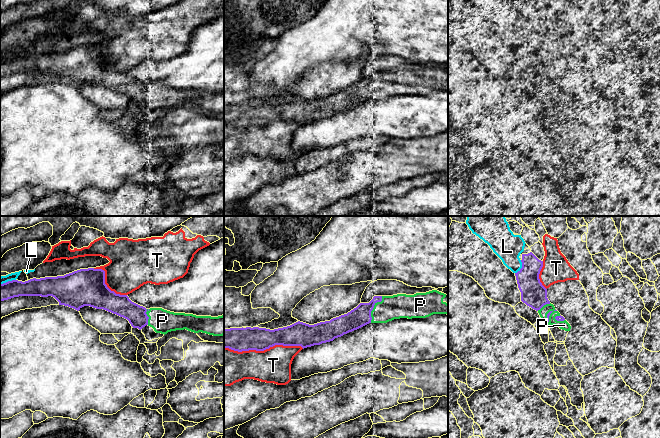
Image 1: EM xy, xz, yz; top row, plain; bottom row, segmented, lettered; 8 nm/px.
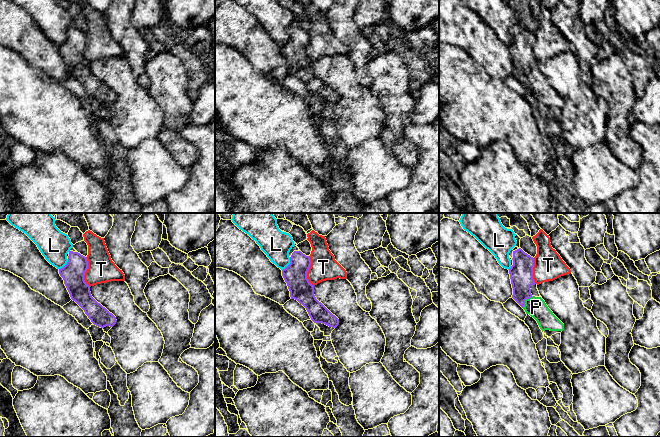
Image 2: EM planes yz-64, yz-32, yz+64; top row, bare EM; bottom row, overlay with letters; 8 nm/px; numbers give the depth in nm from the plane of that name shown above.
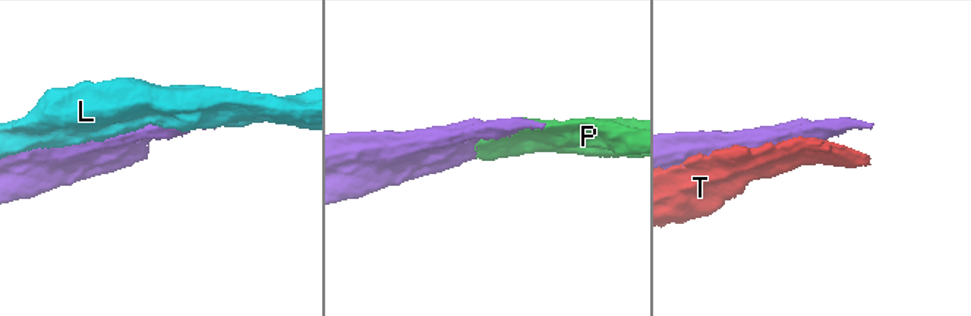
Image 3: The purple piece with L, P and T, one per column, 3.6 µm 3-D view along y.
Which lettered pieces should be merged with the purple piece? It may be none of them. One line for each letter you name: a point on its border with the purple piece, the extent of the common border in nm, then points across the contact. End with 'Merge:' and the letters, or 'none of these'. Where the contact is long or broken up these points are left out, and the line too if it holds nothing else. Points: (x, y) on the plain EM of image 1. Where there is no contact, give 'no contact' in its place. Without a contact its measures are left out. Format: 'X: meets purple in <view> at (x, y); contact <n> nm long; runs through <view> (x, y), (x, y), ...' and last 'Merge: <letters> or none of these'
P: meets purple in xz at (373, 83); contact 240 nm long
Merge: P

